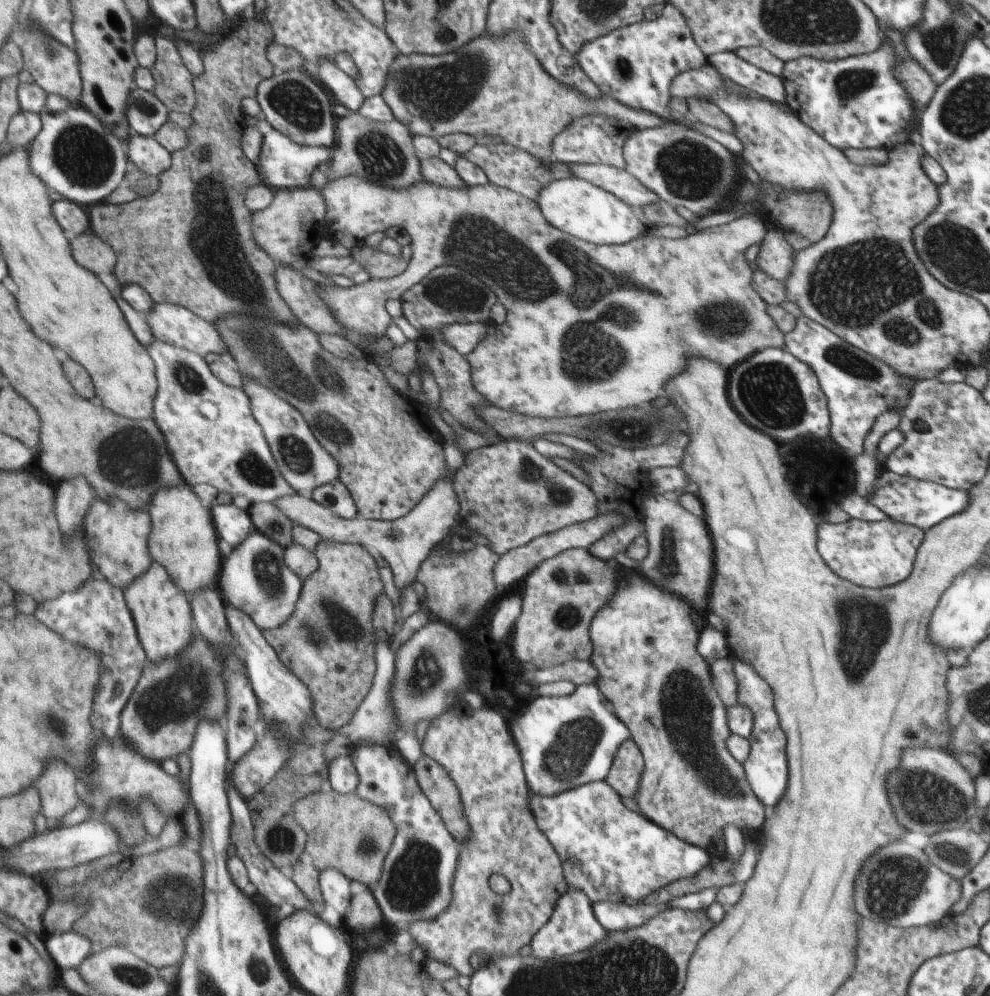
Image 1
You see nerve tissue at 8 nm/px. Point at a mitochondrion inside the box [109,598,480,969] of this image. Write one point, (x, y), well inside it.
(188, 688)

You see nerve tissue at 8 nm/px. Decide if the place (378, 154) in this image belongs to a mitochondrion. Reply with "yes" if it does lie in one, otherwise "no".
yes

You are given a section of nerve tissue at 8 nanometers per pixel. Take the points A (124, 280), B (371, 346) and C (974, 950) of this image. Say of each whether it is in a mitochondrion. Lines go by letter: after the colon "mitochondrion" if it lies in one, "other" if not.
A: other
B: other
C: other

